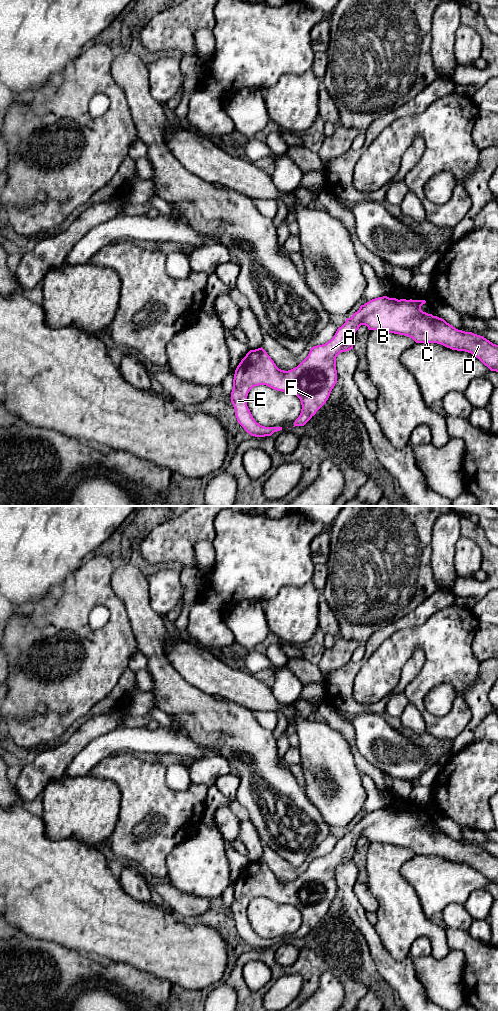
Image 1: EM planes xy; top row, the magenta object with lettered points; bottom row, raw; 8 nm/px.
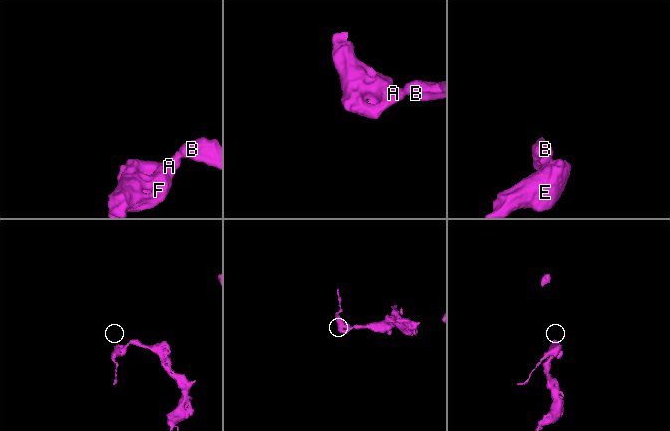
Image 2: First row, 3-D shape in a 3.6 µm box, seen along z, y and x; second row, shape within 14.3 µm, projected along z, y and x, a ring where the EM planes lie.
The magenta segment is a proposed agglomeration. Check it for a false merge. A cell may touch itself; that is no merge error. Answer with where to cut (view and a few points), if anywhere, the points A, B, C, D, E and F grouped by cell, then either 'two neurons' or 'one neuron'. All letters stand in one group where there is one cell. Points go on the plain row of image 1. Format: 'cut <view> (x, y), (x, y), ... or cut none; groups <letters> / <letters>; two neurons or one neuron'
cut none; groups A B C D E F; one neuron

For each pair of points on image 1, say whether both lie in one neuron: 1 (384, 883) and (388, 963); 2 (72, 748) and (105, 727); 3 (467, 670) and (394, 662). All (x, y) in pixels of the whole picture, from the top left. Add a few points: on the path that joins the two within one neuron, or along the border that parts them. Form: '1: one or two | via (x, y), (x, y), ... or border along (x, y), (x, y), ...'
1: two | border along (376, 930), (383, 947), (394, 959), (407, 957)
2: one | via (80, 740), (93, 727), (97, 727)
3: one | via (449, 652), (439, 642), (414, 642), (412, 644)

